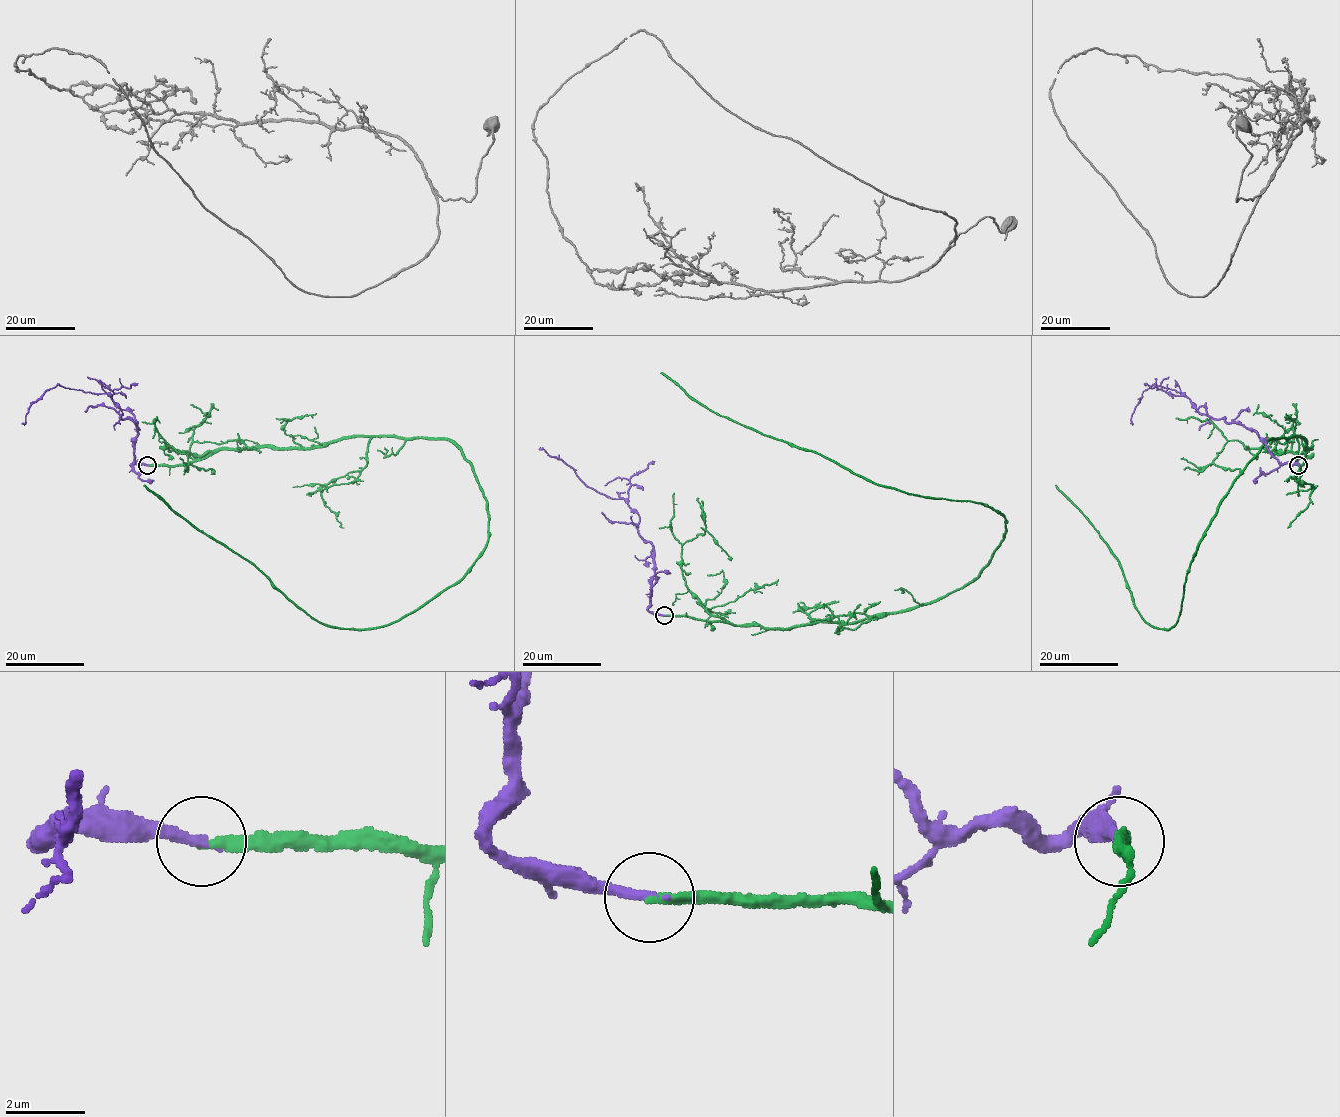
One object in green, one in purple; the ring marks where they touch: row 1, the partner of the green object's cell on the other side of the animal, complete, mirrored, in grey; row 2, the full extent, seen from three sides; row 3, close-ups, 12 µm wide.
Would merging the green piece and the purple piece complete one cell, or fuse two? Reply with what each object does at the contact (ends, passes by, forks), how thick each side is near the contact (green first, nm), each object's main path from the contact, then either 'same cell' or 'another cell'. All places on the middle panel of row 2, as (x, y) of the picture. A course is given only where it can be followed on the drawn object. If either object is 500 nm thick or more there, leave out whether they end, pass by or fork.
green ends; purple ends; calibres 240 and 280 nm; course green (664, 615), (794, 628), (911, 610), (978, 575), (1005, 518), (877, 484), (712, 412), (660, 373); course purple (664, 615), (648, 610), (654, 547), (639, 534), (635, 512), (623, 499), (589, 487), (562, 460), (538, 449); same cell

